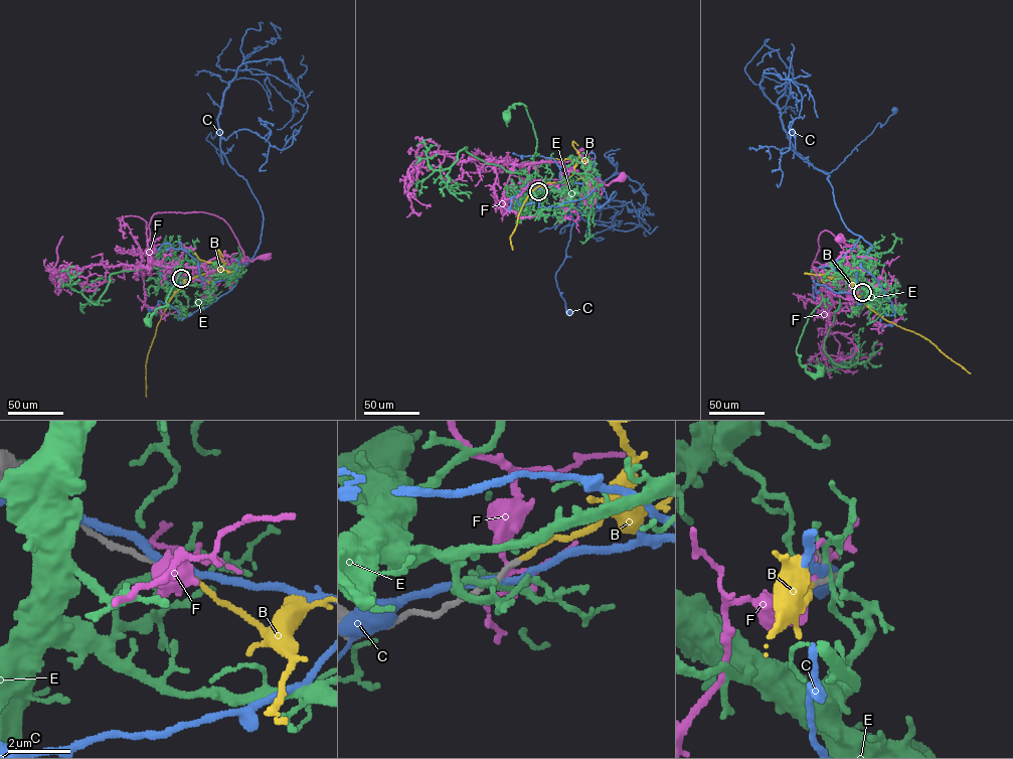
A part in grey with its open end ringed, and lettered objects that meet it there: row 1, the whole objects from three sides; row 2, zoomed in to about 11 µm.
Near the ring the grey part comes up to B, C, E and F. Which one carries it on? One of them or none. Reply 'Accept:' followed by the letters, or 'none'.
Accept: B

